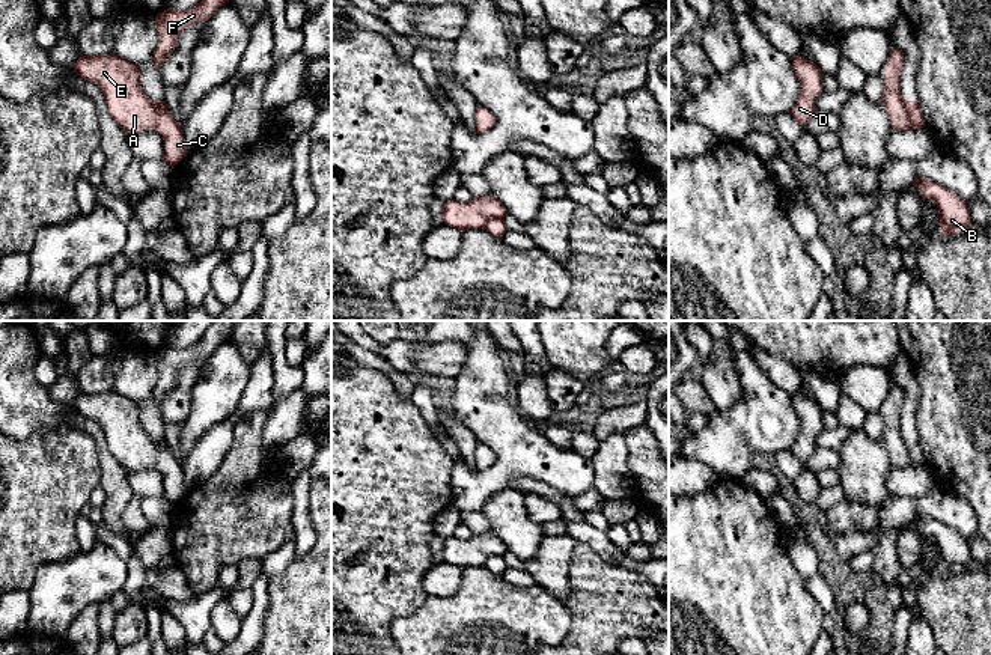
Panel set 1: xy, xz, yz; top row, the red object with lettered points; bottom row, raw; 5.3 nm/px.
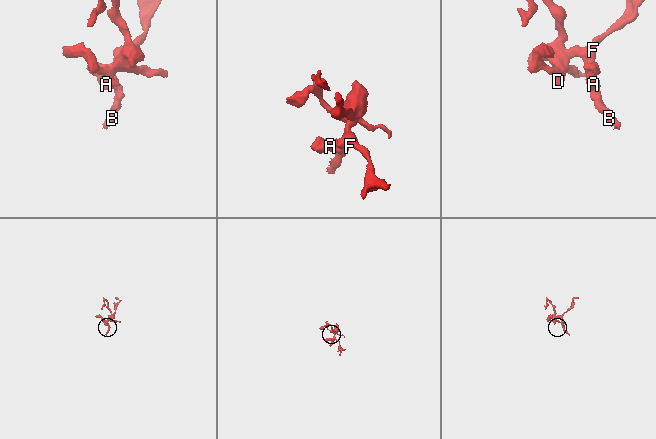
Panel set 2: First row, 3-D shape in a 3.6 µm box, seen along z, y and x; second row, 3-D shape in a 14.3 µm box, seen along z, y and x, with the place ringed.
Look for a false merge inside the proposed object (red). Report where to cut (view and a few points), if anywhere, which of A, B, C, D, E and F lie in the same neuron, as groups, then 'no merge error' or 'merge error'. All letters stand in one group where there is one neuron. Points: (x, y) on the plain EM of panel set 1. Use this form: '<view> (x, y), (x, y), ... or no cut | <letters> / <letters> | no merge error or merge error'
yz (904, 438), (908, 447), (910, 464) | A C D E F / B | merge error

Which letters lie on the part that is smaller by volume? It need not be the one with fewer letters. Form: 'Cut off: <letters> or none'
Cut off: B

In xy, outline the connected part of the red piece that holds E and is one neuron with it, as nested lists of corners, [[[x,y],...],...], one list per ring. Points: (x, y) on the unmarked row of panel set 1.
[[[114,390],[81,391],[75,399],[74,410],[101,426],[110,453],[127,473],[158,468],[166,482],[161,497],[172,506],[188,491],[182,461],[173,456],[167,440],[157,444],[154,437],[146,432],[137,402]]]

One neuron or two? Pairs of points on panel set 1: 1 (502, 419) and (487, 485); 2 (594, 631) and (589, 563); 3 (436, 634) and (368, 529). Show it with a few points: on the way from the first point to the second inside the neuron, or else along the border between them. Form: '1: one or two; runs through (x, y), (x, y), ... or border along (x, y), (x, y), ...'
1: one; runs through (503, 435), (503, 469)
2: one; runs through (594, 615), (592, 580)
3: two; border along (428, 595), (416, 610), (398, 616), (389, 628)

